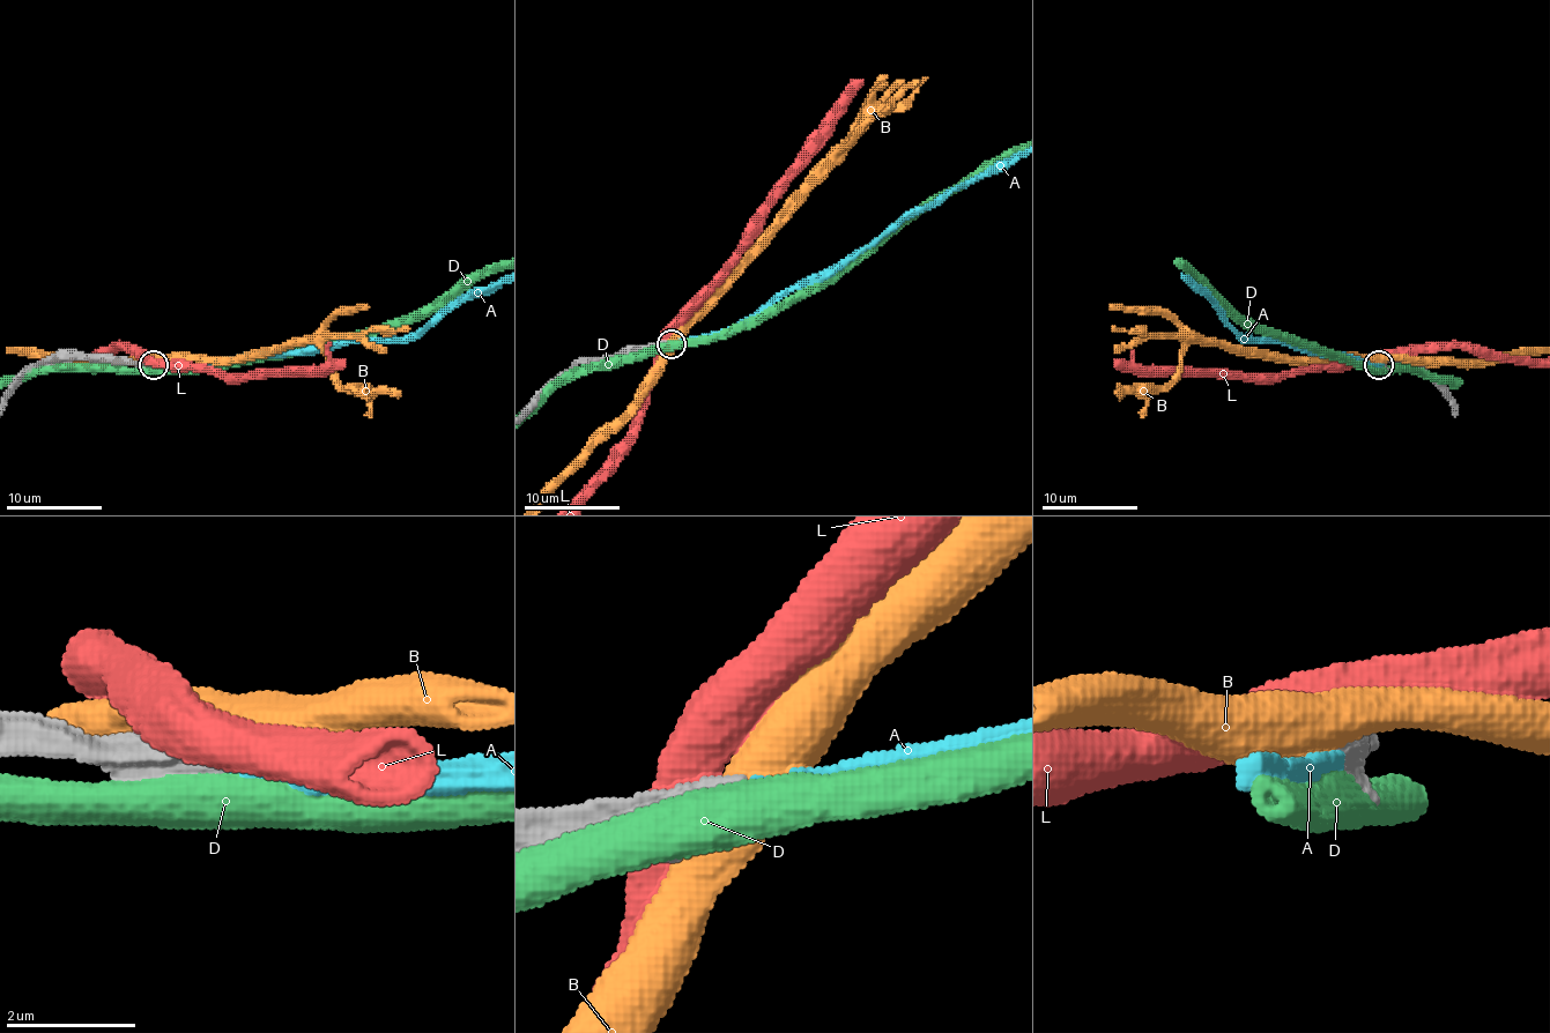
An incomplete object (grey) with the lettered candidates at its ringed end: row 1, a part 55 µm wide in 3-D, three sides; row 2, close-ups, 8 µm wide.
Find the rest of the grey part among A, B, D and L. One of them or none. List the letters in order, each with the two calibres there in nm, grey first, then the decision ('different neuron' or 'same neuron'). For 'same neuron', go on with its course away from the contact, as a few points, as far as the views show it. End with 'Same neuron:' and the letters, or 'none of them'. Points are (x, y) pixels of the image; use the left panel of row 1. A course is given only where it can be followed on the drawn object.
A: 550 nm thick on the grey side, 400 nm on the other; same neuron
B: 650 nm thick on the grey side, 550 nm on the other; different neuron
D: 800 nm thick on the grey side, 600 nm on the other; different neuron
L: 800 nm thick on the grey side, 550 nm on the other; different neuron
Same neuron: A

